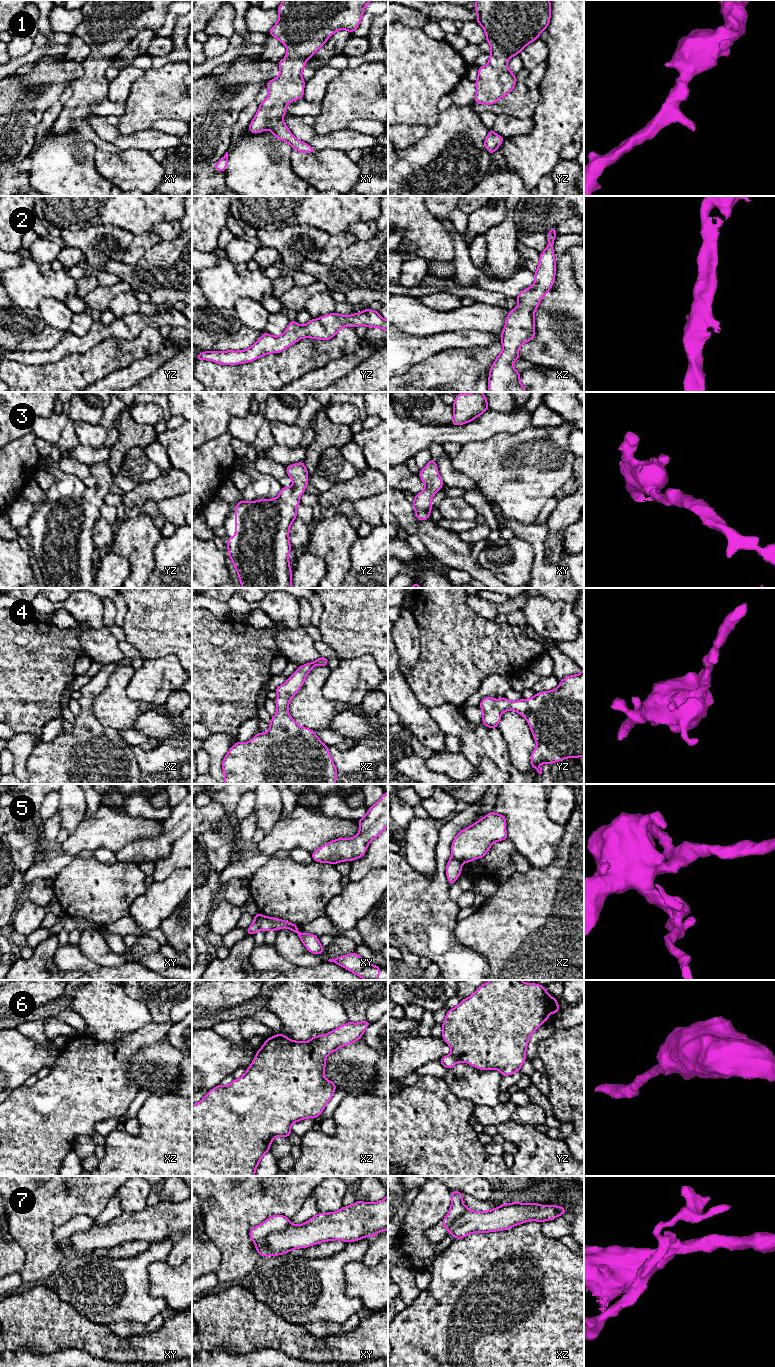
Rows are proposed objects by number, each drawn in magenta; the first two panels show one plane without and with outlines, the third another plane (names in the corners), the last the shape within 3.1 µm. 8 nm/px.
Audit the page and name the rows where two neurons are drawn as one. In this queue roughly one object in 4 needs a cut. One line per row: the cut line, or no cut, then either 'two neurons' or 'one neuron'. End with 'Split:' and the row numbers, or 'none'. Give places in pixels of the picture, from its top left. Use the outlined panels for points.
1: no cut | one neuron
2: no cut | one neuron
3: no cut | one neuron
4: no cut | one neuron
5: xy (260, 914), (258, 929) | two neurons
6: no cut | one neuron
7: xy (290, 1224), (282, 1230), (268, 1233), (255, 1242) | two neurons
Split: 5, 7

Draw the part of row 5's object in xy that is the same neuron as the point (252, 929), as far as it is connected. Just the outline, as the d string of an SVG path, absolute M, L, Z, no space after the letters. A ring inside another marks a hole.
M260 913L254 915L253 924L247 928L247 932L249 935L253 936L259 930L259 917L260 917Z

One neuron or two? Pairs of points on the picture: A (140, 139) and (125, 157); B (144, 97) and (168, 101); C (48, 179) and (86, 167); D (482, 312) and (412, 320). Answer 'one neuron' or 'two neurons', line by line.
A: two neurons
B: one neuron
C: one neuron
D: one neuron

